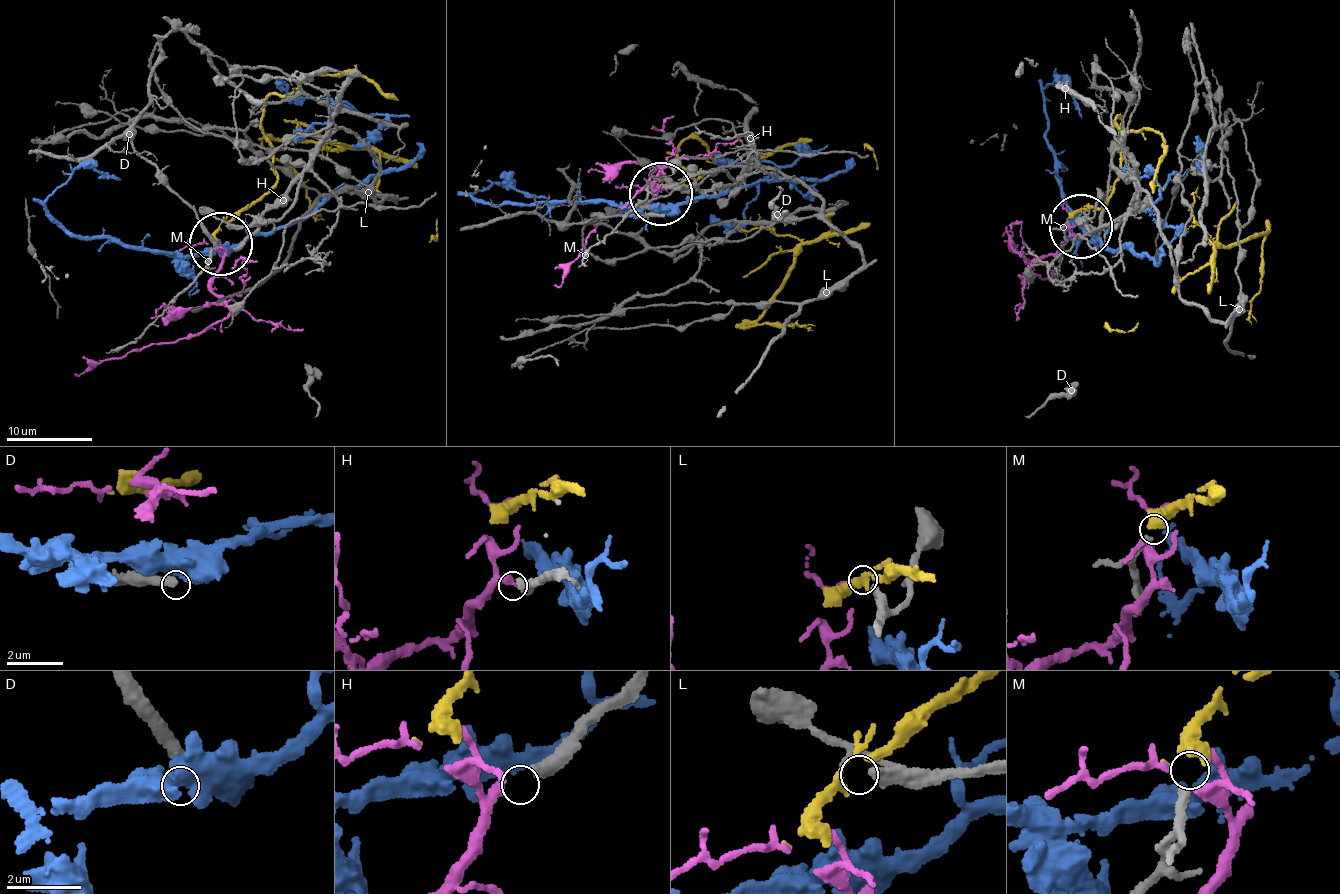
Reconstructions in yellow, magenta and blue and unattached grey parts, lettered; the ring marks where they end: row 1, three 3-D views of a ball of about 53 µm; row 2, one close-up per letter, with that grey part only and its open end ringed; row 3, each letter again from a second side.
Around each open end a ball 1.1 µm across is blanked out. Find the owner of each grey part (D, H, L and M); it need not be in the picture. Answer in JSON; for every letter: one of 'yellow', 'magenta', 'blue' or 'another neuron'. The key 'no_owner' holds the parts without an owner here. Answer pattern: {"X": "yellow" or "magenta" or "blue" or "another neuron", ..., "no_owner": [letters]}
{"D": "another neuron", "H": "magenta", "L": "another neuron", "M": "yellow", "no_owner": ["D", "L"]}

